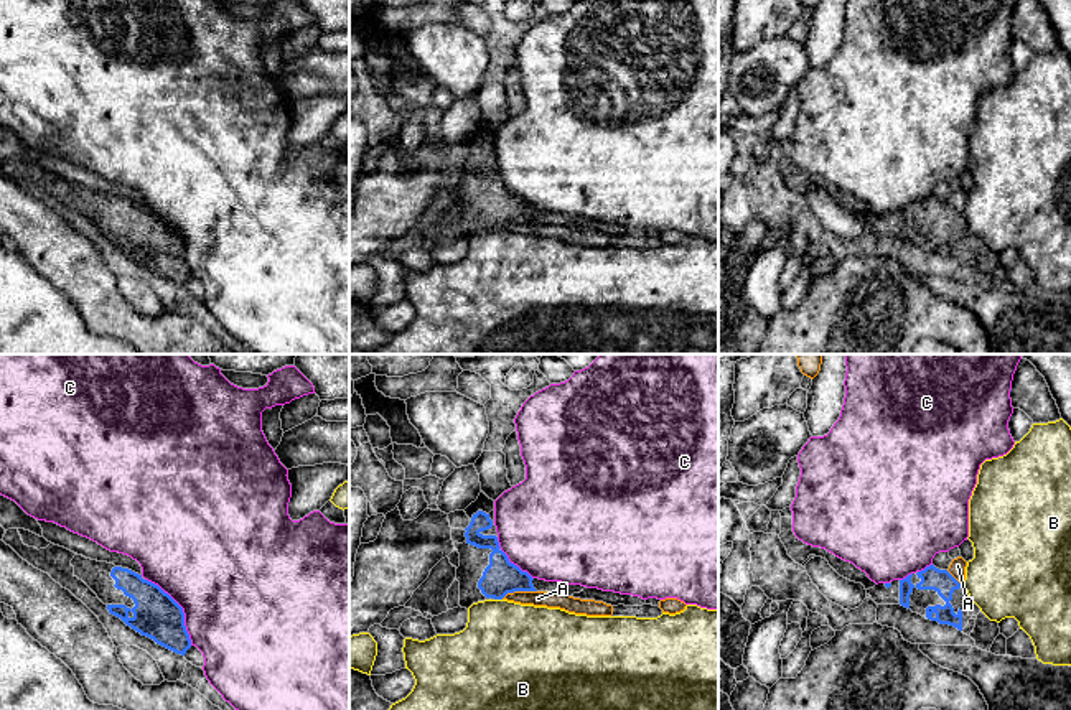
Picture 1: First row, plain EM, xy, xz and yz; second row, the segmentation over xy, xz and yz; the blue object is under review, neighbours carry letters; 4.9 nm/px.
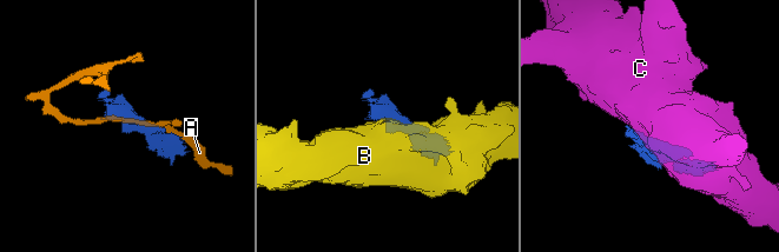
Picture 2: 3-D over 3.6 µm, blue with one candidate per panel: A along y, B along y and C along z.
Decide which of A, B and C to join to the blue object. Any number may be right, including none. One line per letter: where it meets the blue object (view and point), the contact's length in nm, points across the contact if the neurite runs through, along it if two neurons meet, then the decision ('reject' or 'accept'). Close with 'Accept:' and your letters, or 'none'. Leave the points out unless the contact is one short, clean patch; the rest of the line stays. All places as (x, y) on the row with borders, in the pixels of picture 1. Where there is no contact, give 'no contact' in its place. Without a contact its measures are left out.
A: contact xz (518, 590); length 180 nm; reject
B: contact xz (498, 598); length 40 nm; reject
C: contact xy (182, 608); length 400 nm; reject
Accept: none

